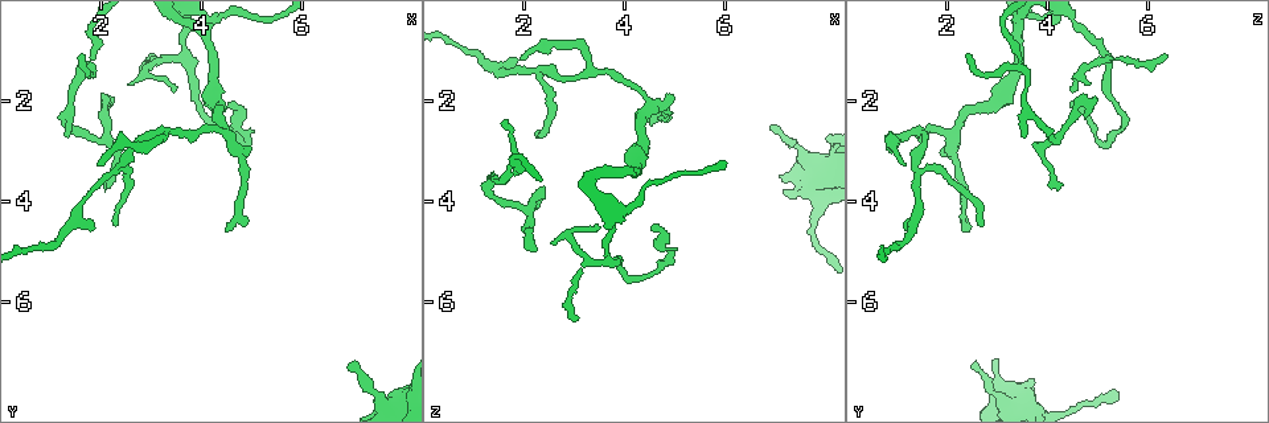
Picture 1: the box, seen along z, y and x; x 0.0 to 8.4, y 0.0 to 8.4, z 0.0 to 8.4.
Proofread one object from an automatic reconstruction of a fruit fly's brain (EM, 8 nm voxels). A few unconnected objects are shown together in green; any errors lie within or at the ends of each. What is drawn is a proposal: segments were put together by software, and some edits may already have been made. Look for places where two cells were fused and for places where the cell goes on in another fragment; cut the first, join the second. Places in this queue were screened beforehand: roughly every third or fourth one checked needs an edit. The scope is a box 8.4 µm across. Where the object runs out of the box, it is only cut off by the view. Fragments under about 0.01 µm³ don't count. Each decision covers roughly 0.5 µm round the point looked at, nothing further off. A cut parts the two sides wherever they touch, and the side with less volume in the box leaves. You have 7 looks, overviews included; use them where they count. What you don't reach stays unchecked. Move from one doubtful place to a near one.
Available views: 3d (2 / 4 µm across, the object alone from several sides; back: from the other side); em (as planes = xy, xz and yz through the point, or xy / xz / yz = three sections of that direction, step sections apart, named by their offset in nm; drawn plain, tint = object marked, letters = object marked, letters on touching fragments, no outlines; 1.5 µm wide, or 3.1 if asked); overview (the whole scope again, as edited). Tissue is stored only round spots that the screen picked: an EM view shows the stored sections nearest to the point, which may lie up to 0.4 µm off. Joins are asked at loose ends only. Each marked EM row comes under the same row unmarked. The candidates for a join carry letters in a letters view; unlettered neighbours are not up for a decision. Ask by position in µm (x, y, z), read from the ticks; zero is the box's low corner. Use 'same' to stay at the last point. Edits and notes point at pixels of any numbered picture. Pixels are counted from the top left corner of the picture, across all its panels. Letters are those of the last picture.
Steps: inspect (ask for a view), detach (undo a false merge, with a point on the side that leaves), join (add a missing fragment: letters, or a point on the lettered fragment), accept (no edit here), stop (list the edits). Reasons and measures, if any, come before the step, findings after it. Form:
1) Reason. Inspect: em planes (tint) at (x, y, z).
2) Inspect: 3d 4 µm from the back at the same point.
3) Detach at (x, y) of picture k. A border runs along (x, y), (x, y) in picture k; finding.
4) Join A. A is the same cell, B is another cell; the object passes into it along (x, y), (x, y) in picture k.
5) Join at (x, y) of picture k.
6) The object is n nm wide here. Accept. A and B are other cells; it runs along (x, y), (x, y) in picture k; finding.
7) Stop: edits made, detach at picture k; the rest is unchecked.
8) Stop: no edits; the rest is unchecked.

Free end. Inspect: 3d 4 µm at (2.05, 3.75, 4.20).

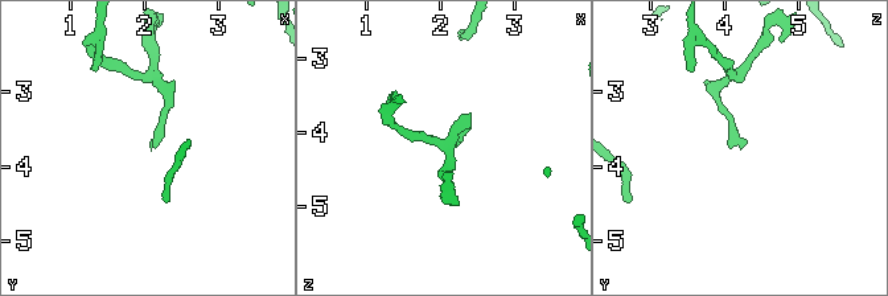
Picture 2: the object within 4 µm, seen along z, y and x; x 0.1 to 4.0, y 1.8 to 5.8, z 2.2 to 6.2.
Inspect: em xy step 4 (tint) at (2.10, 3.75, 4.15).

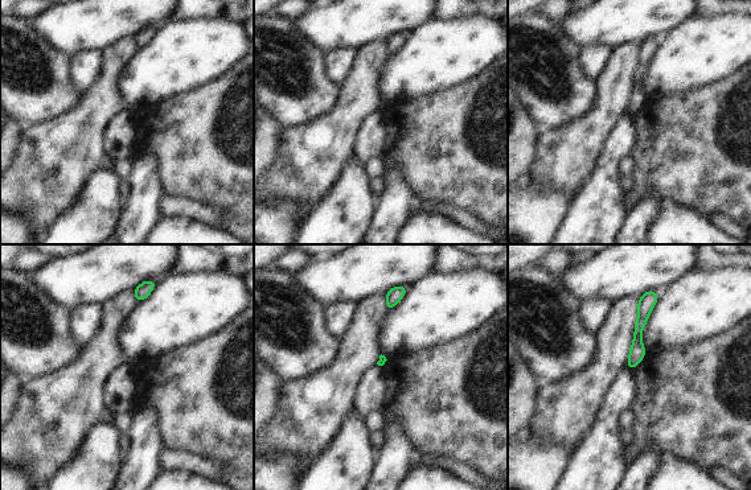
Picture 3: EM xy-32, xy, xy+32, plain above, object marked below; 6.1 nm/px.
Cut it another way. Inspect: em planes (letters) at the same point.

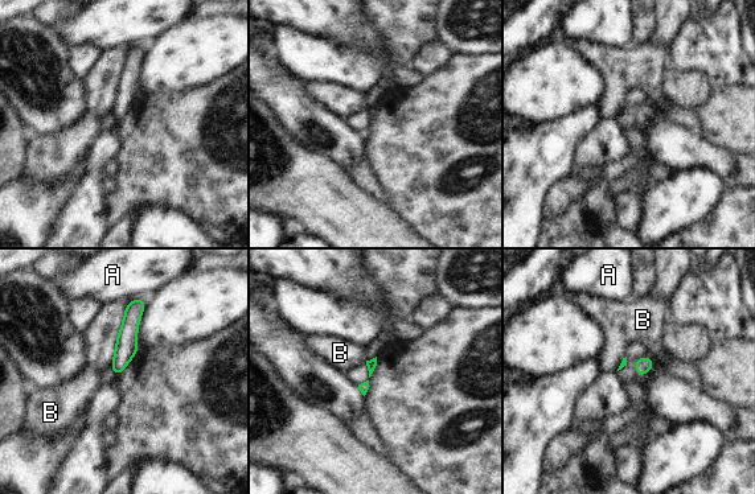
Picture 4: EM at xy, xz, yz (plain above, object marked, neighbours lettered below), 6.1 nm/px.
Accept. A and B are other cells; it runs along (138, 303), (117, 370) in picture 4; no lettered fragment goes on from it.

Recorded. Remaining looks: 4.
An open end. Inspect: 3d 2 µm at (1.95, 3.25, 1.15).

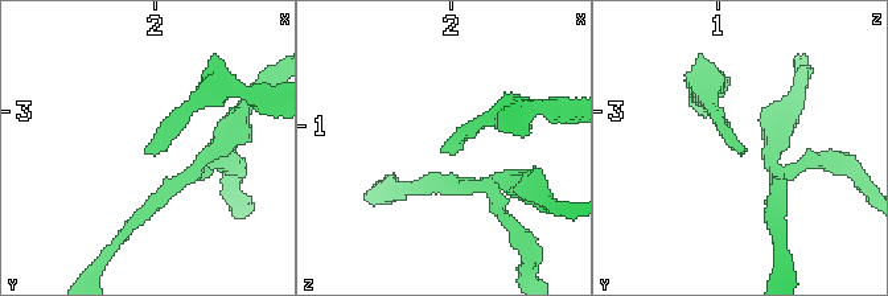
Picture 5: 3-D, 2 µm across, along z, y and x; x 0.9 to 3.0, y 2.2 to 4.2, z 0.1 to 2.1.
Need the tissue. Inspect: em xz step 4 (tint) at (1.94, 3.28, 1.20).

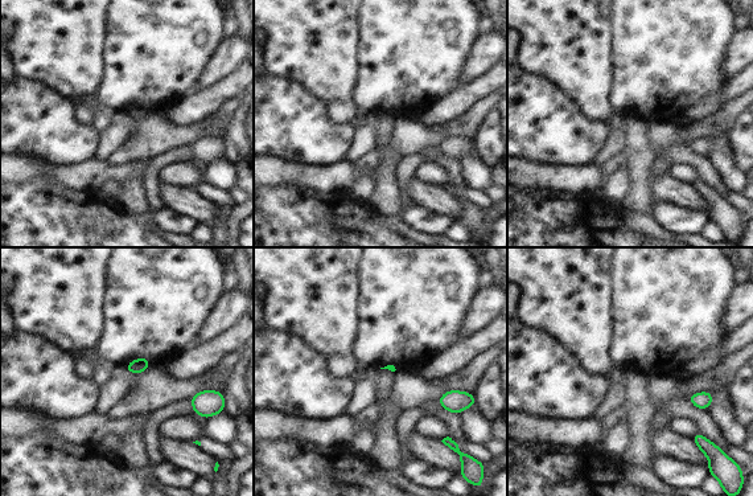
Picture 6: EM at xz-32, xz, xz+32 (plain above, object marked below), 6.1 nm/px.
Another direction. Inspect: em xy step 4 (letters) at the same point.

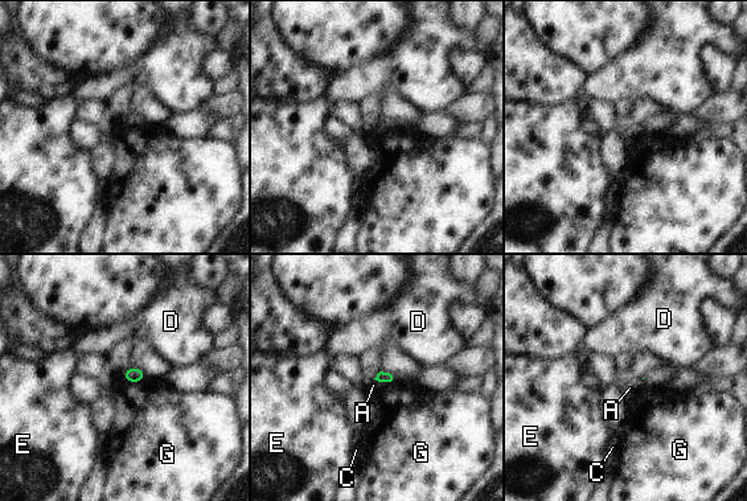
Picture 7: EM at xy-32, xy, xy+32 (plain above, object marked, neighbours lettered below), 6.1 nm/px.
Accept. A, C, D, E and G are other cells; a border runs along (374, 378), (386, 384) in picture 7; no lettered fragment goes on from it.

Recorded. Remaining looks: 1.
Stop: no edits; the rest is unchecked.

